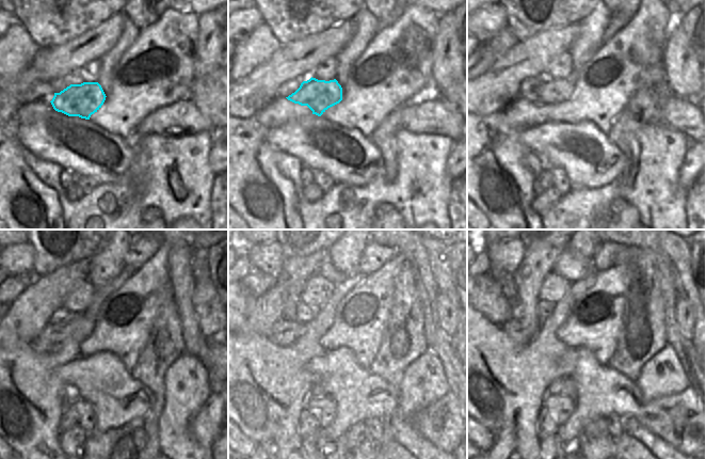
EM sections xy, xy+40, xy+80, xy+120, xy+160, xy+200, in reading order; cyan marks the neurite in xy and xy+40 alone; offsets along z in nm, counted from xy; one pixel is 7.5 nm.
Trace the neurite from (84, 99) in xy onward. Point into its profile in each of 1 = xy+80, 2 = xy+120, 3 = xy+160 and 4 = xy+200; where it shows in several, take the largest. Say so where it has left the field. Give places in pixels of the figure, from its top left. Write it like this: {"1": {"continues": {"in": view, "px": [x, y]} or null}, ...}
{"1": {"continues": {"in": "xy+80", "px": [550, 92]}}, "2": {"continues": {"in": "xy+120", "px": [54, 332]}}, "3": {"continues": {"in": "xy+160", "px": [284, 332]}}, "4": {"continues": {"in": "xy+200", "px": [513, 329]}}}

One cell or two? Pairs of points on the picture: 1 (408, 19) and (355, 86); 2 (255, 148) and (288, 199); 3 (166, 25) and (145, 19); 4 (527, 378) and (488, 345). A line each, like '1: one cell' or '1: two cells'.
1: one cell
2: one cell
3: two cells
4: one cell

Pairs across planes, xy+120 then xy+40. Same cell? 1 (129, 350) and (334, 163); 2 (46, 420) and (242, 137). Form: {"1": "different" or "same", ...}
{"1": "different", "2": "same"}

